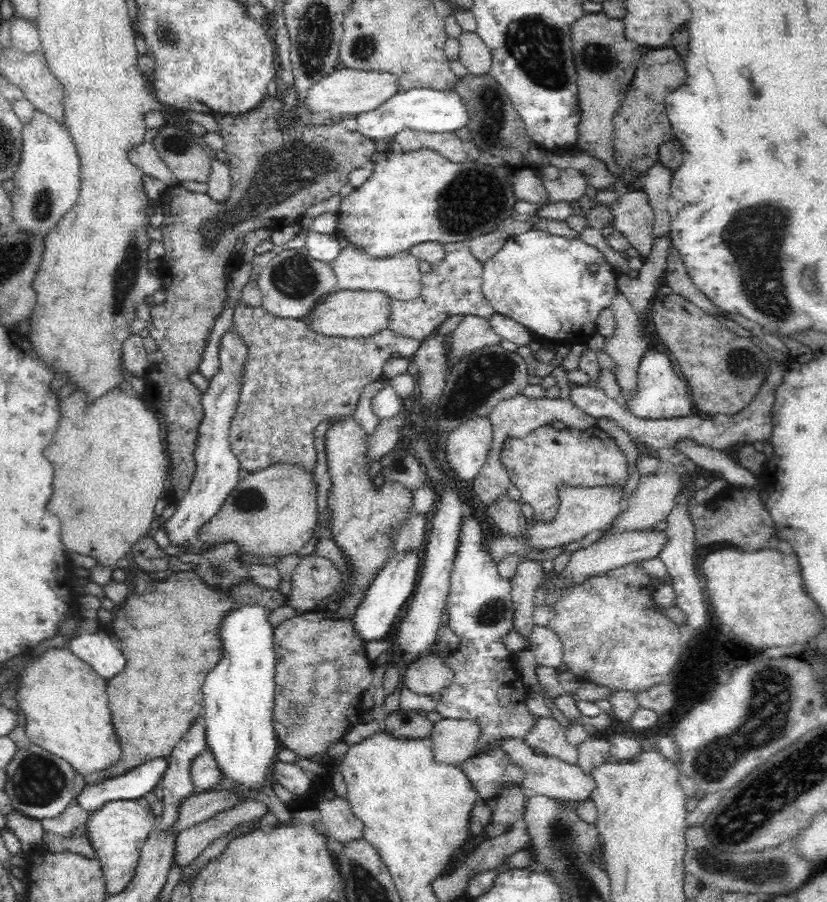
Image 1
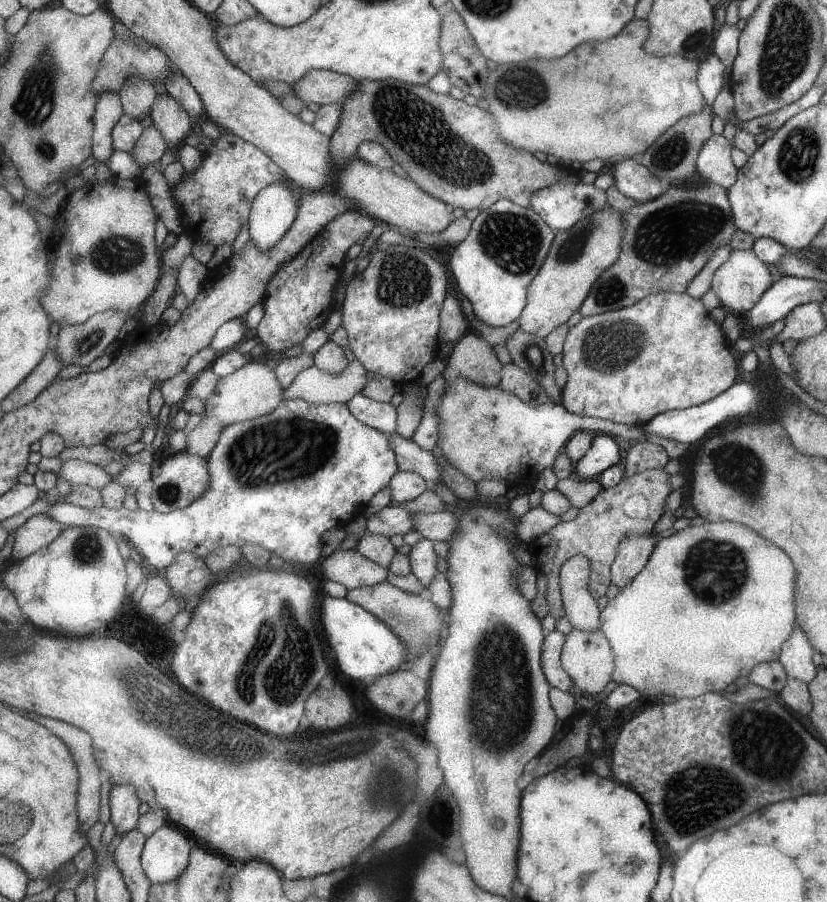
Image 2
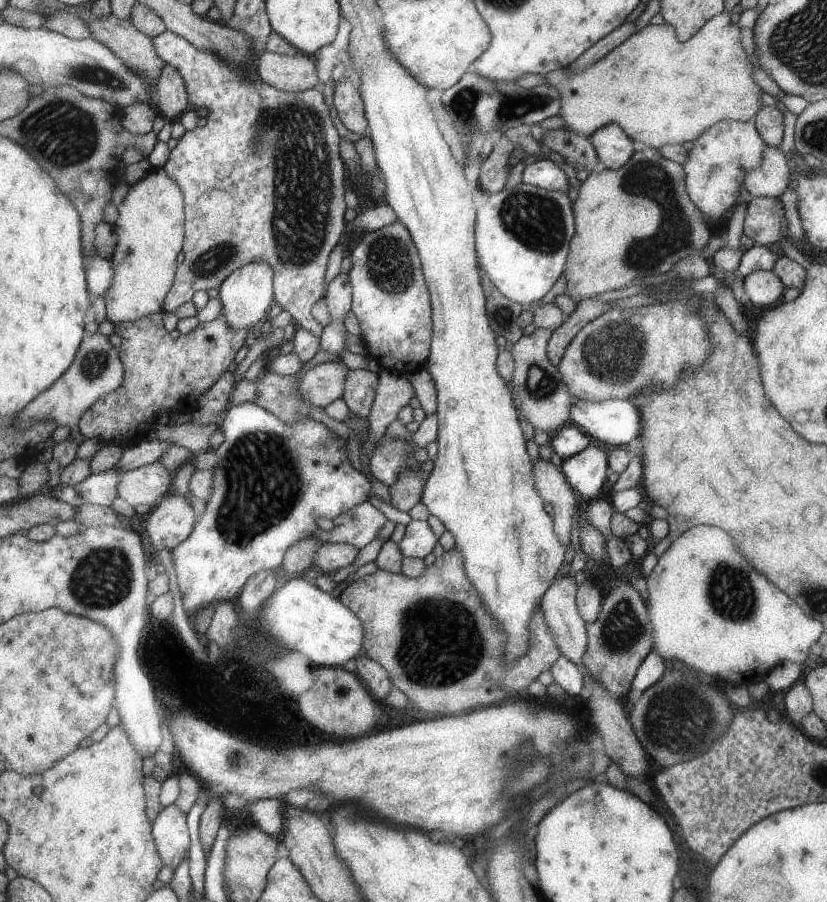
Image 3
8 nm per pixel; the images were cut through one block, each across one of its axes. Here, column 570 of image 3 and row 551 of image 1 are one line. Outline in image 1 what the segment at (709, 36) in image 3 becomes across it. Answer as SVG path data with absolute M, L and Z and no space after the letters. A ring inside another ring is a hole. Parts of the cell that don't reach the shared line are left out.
M76 390L60 403L60 424L58 424L54 432L53 440L44 450L44 458L48 458L52 462L52 466L54 466L54 470L56 470L54 484L52 484L52 495L50 496L50 502L48 502L48 512L50 514L56 514L60 518L60 524L62 524L62 528L60 528L60 534L62 534L60 540L65 550L96 559L100 566L110 568L114 571L117 569L119 560L121 558L127 558L131 554L132 545L136 544L146 534L151 534L152 529L150 525L154 516L156 516L156 505L161 495L167 494L164 488L167 458L162 447L162 442L160 441L160 424L158 418L154 418L155 413L148 412L146 406L140 400L130 398L130 394L126 396L122 390L110 390L110 392L105 393L93 402L88 402L86 398L87 393L83 390Z

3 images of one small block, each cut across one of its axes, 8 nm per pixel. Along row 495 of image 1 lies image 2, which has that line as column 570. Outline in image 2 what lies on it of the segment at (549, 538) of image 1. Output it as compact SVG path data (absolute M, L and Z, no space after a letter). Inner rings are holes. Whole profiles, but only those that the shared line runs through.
M577 554L563 563L560 569L560 576L558 577L560 580L560 597L562 598L563 613L571 627L583 633L597 631L600 626L600 610L586 588L588 586L589 568L590 565L587 558Z

